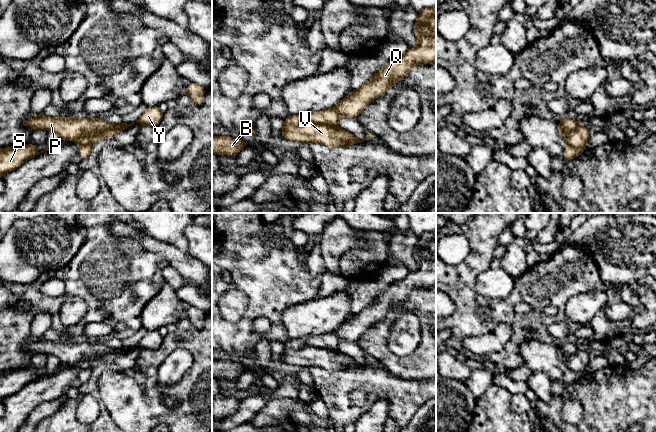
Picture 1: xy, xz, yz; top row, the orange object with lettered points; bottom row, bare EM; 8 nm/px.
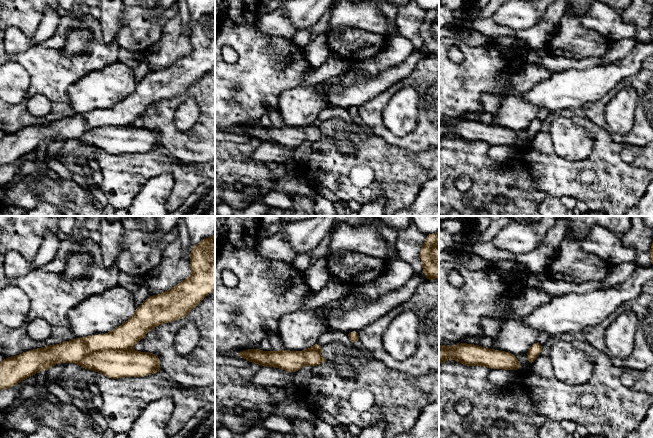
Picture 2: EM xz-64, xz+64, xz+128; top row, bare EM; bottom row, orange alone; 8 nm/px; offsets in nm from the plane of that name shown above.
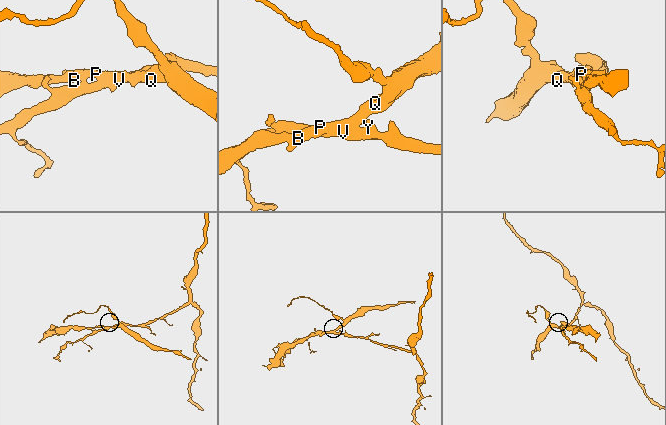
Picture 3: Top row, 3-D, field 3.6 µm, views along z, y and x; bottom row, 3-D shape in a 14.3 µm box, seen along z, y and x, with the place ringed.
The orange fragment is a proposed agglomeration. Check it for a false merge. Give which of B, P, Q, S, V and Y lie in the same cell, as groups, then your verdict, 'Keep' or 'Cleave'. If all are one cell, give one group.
Groups: B P Q / S V Y. Cleave

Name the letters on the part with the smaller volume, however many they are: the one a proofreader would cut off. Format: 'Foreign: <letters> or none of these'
Foreign: B, P, Q

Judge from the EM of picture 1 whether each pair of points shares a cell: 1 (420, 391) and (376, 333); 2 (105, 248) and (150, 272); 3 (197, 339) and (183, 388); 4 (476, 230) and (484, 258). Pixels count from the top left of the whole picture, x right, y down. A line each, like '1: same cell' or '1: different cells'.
1: different cells
2: same cell
3: same cell
4: same cell

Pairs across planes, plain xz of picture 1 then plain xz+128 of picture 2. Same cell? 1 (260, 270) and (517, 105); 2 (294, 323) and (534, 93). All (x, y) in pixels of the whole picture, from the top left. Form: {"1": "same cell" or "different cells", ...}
{"1": "different cells", "2": "different cells"}

